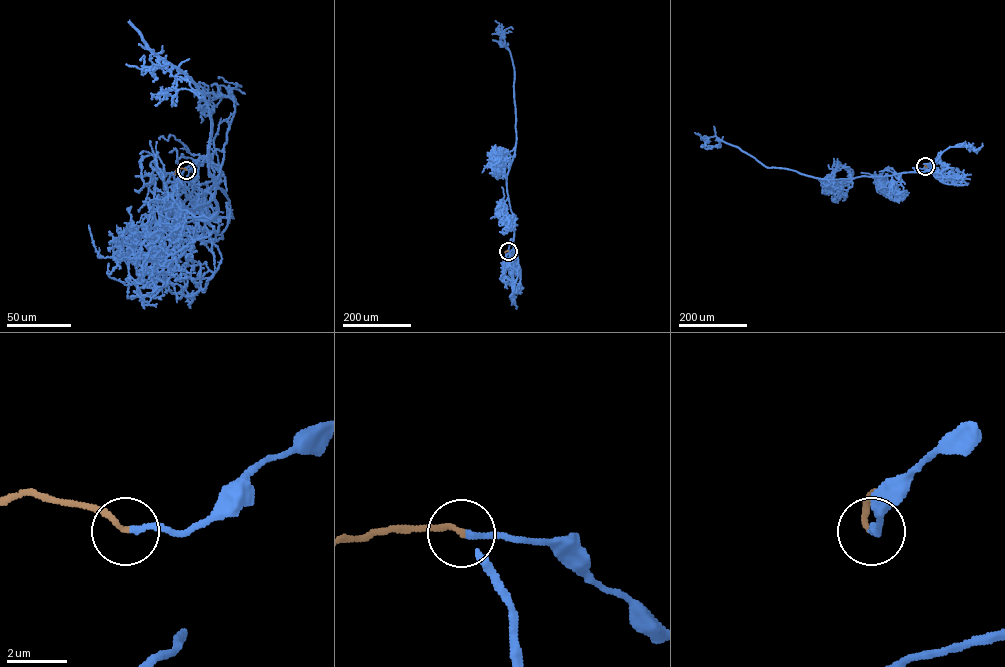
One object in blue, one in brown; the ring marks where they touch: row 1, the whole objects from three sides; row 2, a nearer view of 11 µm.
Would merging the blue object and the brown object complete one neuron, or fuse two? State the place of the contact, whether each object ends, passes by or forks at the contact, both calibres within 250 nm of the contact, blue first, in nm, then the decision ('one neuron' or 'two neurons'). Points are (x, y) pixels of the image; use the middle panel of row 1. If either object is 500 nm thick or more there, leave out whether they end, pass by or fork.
at (508, 251); blue ends there; brown ends there; 200 nm thick on the blue side, 170 nm on the other; one neuron

